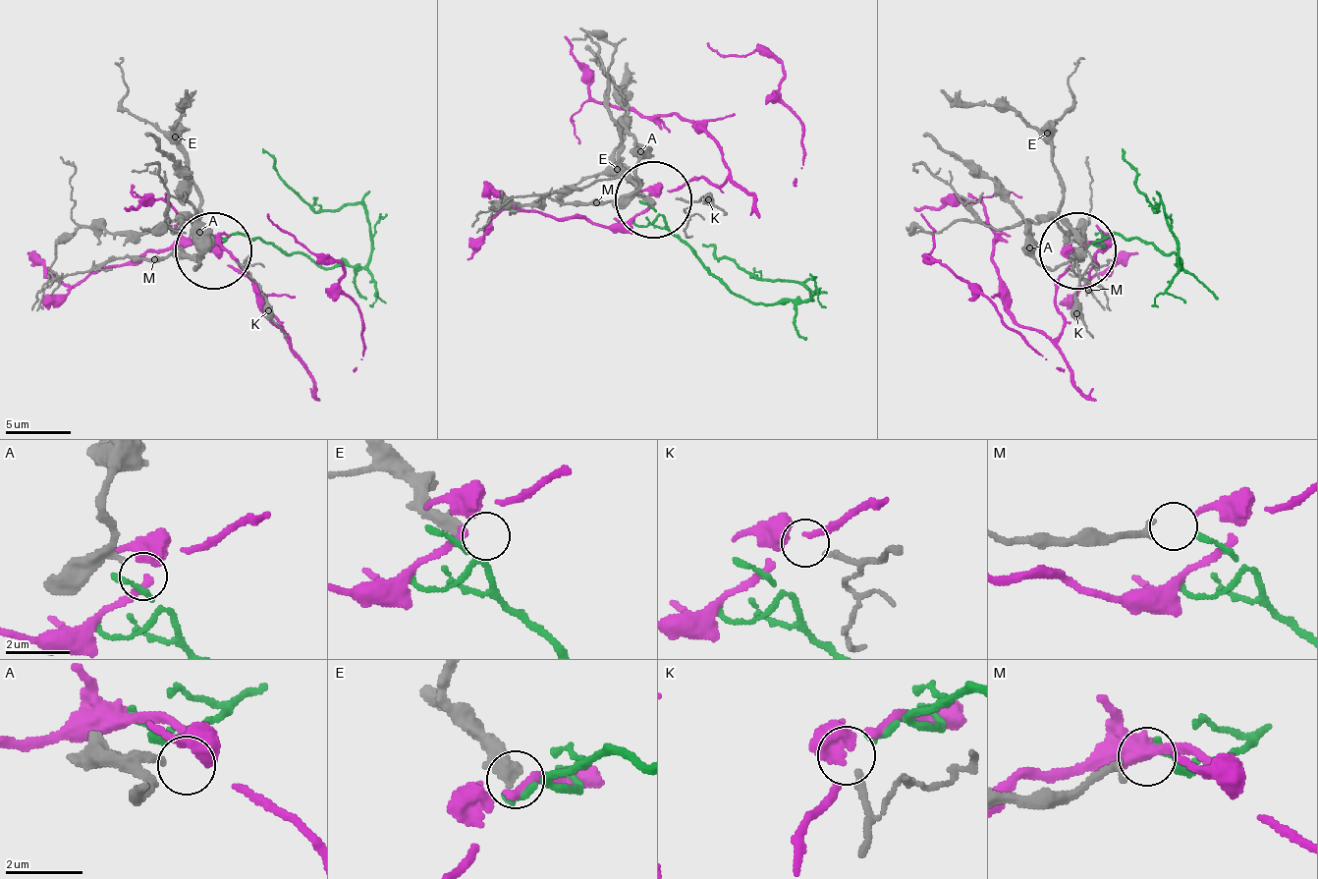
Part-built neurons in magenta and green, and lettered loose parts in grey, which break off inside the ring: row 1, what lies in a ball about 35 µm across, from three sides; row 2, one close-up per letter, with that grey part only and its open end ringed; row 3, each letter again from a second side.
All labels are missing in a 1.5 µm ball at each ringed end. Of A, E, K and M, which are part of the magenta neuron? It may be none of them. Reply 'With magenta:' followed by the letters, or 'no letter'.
With magenta: no letter

